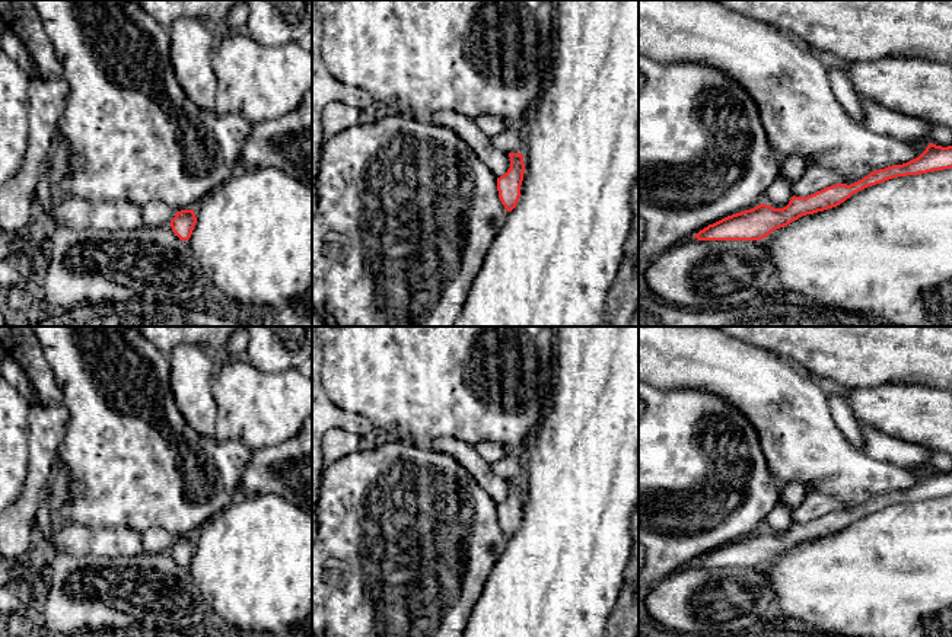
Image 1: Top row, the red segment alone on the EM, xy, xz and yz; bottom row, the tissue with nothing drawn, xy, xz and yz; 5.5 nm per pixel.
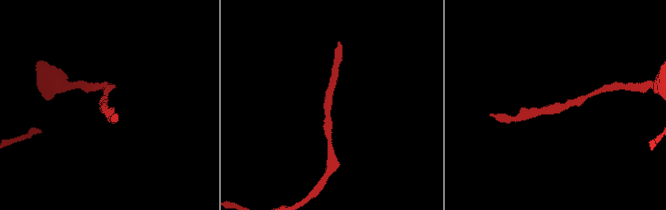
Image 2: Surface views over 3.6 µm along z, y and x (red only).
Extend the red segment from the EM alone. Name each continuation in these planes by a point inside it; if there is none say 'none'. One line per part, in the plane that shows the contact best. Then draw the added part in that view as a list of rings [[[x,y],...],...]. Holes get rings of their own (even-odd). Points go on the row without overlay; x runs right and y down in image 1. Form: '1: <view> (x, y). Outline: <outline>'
none

